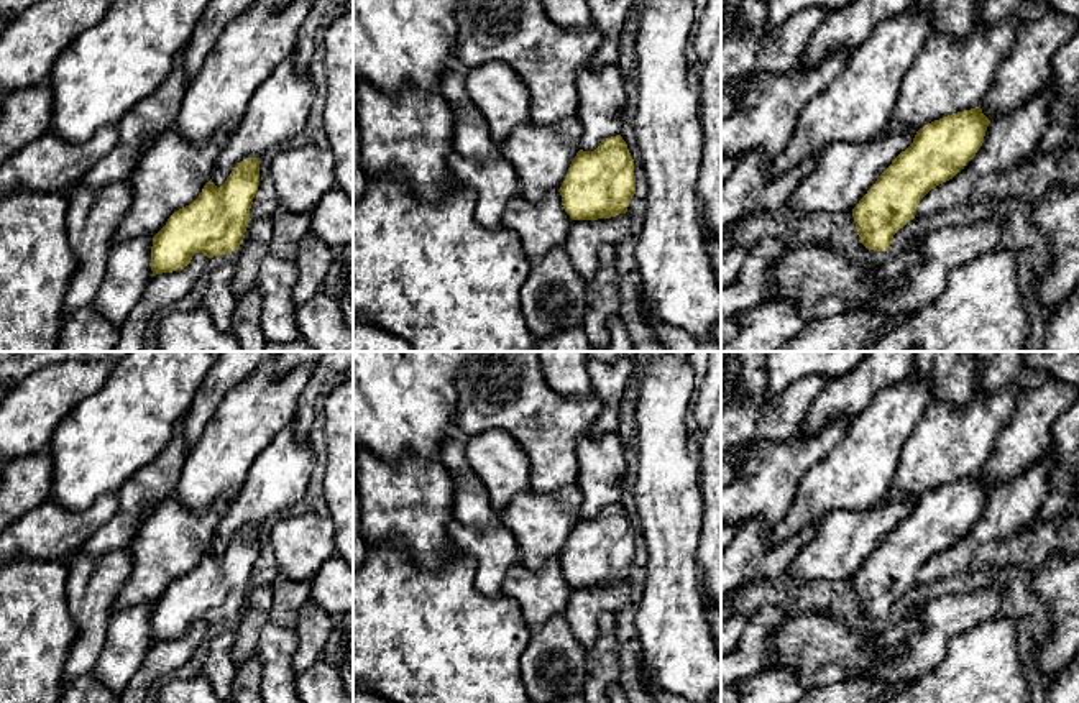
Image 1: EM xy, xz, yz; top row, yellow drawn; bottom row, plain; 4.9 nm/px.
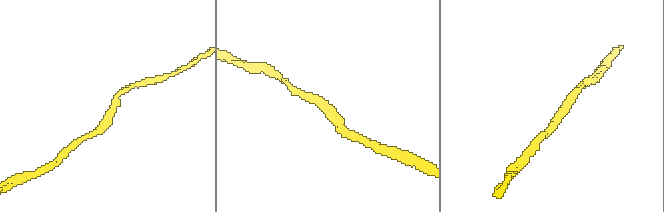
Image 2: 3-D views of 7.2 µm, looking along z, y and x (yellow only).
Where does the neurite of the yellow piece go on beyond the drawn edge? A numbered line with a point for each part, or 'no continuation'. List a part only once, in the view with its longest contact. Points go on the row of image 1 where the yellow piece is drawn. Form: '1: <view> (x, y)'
no continuation

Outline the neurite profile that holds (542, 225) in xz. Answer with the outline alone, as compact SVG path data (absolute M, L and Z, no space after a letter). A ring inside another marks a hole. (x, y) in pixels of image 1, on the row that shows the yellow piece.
M557 189L542 200L530 202L521 194L511 199L503 214L503 227L512 230L529 258L539 263L552 248L567 243L572 218L562 205Z

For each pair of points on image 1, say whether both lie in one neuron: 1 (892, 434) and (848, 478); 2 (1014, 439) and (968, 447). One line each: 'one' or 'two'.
1: one
2: two

